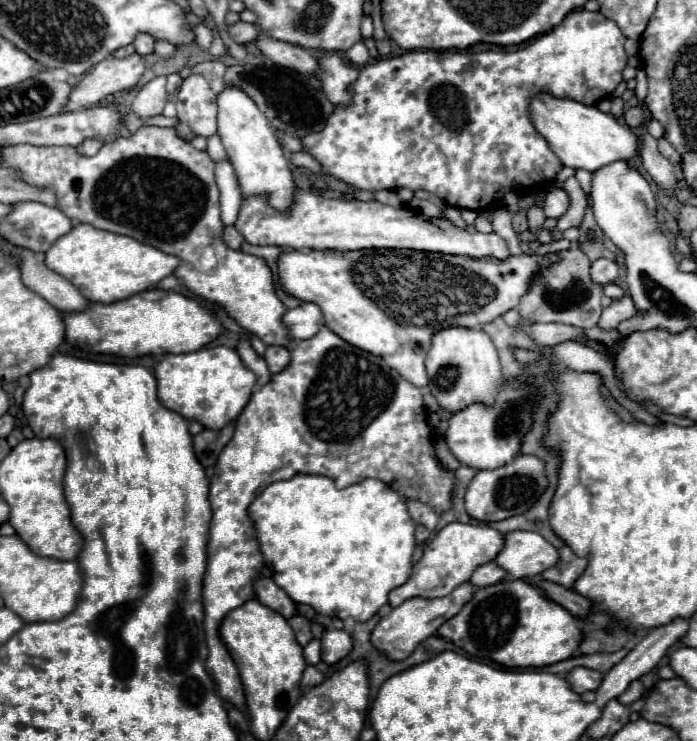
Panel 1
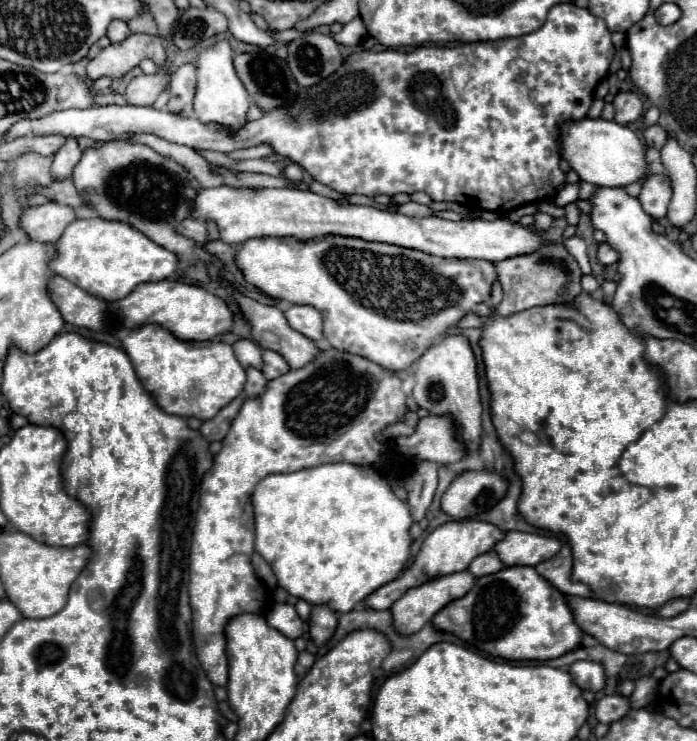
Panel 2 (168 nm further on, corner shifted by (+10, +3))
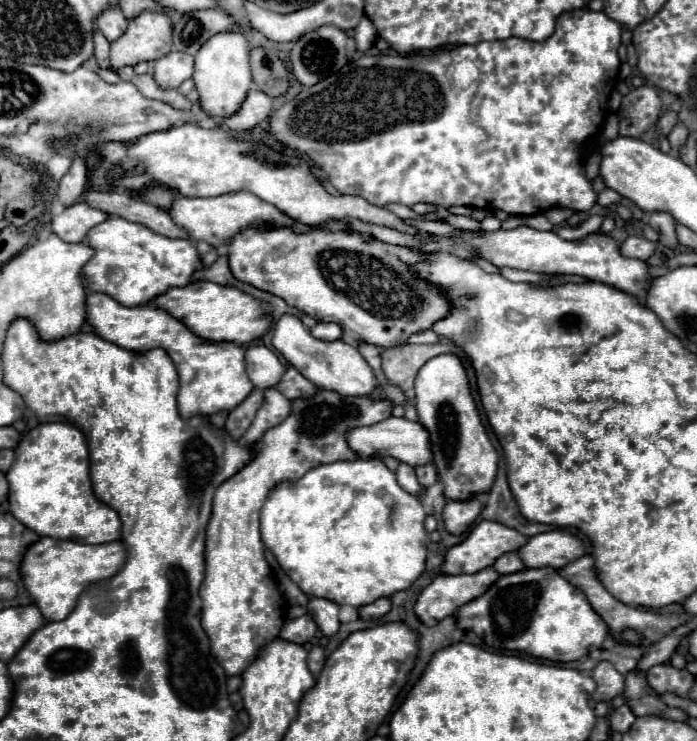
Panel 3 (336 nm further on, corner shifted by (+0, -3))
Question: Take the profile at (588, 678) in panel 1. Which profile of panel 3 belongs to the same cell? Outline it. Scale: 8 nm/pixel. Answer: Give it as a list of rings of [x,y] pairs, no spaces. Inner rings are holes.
[[[600,661],[592,671],[592,677],[598,685],[592,695],[594,701],[610,701],[624,691],[624,677],[608,661]]]

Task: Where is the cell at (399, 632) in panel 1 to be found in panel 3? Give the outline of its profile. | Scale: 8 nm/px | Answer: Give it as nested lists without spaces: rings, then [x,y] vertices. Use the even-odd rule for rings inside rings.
[[[486,567],[478,573],[462,575],[438,575],[418,597],[416,615],[426,625],[436,625],[448,615],[454,615],[458,607],[470,603],[474,597],[480,597],[500,573],[492,567]]]

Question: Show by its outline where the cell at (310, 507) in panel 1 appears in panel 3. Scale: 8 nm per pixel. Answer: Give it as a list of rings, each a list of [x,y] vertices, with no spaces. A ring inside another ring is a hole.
[[[368,457],[368,459],[354,459],[354,461],[334,461],[334,463],[326,463],[326,465],[318,465],[314,469],[310,469],[304,477],[300,477],[294,485],[290,483],[280,483],[268,497],[266,505],[262,507],[262,541],[264,545],[276,555],[280,567],[288,573],[288,577],[308,595],[308,597],[324,597],[330,599],[338,605],[352,605],[352,607],[362,607],[368,605],[380,597],[390,597],[396,591],[404,591],[408,589],[424,571],[426,567],[426,529],[424,529],[424,519],[426,519],[426,511],[422,507],[422,503],[406,493],[398,481],[396,475],[378,459],[378,457]]]

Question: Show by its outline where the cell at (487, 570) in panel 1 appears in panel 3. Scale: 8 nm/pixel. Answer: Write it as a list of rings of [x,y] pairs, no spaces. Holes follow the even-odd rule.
[[[512,551],[512,553],[502,555],[502,557],[494,563],[494,569],[498,569],[498,573],[500,573],[500,575],[506,575],[506,573],[522,571],[522,569],[524,569],[524,563],[522,563],[522,559],[518,557],[518,553],[516,553],[516,551]]]

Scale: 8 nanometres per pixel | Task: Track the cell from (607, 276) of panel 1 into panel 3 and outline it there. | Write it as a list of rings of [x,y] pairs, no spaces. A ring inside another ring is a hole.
[[[630,235],[630,237],[622,243],[620,251],[622,251],[622,255],[626,255],[626,257],[634,257],[634,259],[644,259],[644,261],[646,261],[646,259],[656,251],[656,247],[658,247],[658,243],[648,241],[648,239],[642,237],[642,235]]]

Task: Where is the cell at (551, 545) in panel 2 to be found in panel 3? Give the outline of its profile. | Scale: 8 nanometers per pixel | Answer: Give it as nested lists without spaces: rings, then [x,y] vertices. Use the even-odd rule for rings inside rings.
[[[558,529],[530,537],[528,543],[522,549],[518,549],[518,553],[526,567],[530,569],[536,567],[562,569],[568,563],[582,557],[586,553],[586,547],[576,535]]]

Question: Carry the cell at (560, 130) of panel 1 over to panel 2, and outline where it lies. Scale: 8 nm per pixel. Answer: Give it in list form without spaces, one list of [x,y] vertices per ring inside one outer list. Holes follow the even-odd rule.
[[[566,119],[560,125],[560,155],[570,163],[578,177],[598,187],[626,187],[646,173],[646,157],[640,139],[632,129],[606,119]]]

